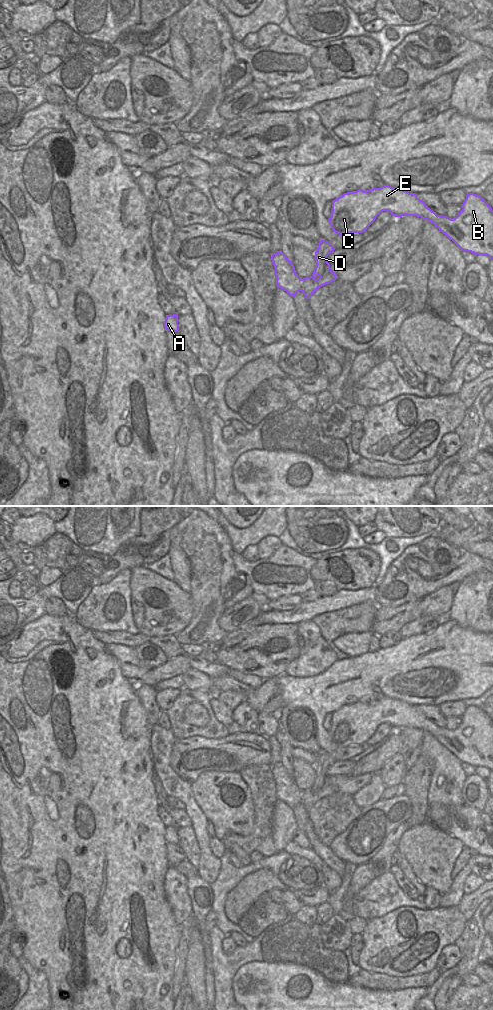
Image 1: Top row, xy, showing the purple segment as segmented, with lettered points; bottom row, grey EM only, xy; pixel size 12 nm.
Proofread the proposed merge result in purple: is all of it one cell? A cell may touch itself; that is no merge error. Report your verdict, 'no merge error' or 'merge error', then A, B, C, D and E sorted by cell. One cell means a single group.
no merge error; groups A B C D E

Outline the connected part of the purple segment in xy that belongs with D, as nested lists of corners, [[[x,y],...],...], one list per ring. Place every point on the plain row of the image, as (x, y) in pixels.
[[[319,753],[315,764],[316,779],[310,789],[301,791],[295,784],[293,775],[283,764],[273,765],[271,768],[275,780],[276,798],[294,809],[297,804],[302,803],[308,812],[320,799],[336,792],[336,786],[331,782],[327,774],[327,768],[335,761],[325,753]]]

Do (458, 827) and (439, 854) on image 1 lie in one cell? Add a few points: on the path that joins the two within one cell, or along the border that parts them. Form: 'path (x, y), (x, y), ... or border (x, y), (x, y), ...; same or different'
border (448, 832), (456, 837), (464, 846); different

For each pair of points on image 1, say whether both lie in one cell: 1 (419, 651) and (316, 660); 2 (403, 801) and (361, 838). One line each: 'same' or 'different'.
1: different
2: same

